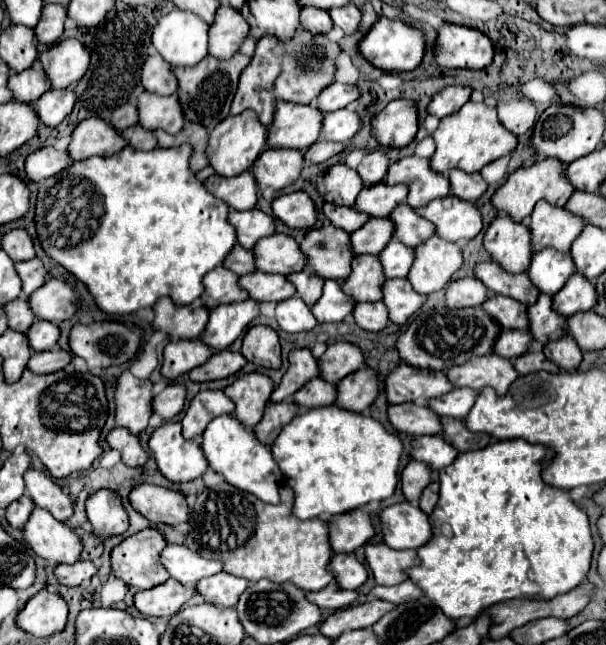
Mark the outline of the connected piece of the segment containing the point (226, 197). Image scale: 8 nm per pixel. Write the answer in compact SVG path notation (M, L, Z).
M244 172L234 178L222 178L218 174L204 180L208 192L216 194L216 198L224 200L234 210L252 210L256 204L256 182L250 172Z

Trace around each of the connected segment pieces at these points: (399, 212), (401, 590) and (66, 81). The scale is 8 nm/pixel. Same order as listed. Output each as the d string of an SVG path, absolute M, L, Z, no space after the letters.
M400 204L394 208L390 214L392 224L394 224L394 238L406 244L408 248L416 248L418 244L426 242L430 236L434 236L434 226L432 222L424 220L422 216L416 214L414 208L408 204Z
M404 580L402 584L396 584L396 586L374 586L370 590L370 594L378 600L388 600L392 604L404 604L404 602L410 602L410 600L418 600L422 596L422 590L410 582L410 580Z
M74 38L62 40L40 54L42 68L52 84L52 90L62 90L76 84L90 64L90 52Z

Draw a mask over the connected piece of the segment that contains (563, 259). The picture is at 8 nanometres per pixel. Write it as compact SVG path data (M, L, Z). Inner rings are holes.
M544 248L532 256L528 276L542 294L554 296L574 274L574 270L576 268L570 254L556 252L554 248Z

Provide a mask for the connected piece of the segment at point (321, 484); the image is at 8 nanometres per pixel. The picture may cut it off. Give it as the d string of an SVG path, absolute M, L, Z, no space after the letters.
M338 406L312 408L296 414L296 420L292 420L280 432L270 450L278 468L282 470L282 476L286 476L286 484L294 490L292 516L300 520L328 518L334 514L350 512L372 500L386 500L394 494L398 484L398 462L402 454L400 438L386 432L378 420L364 414L346 412Z

